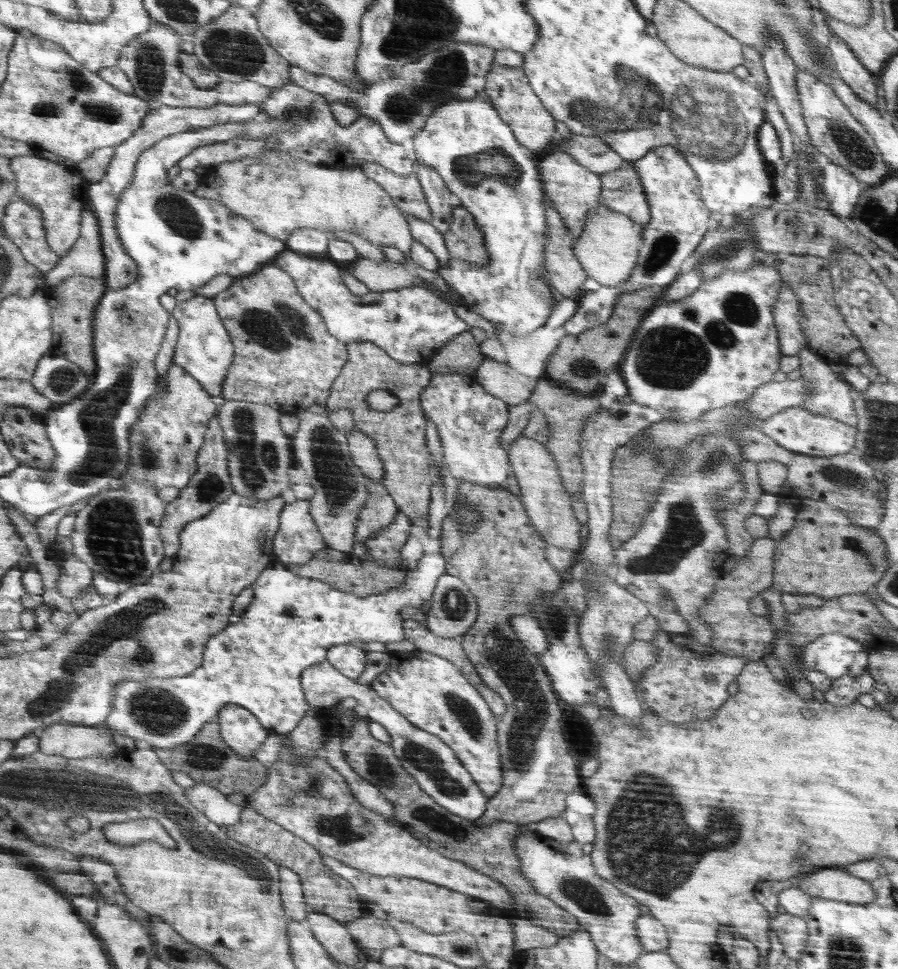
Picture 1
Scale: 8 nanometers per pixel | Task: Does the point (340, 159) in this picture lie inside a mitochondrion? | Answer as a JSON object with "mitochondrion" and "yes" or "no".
{"mitochondrion":"no"}

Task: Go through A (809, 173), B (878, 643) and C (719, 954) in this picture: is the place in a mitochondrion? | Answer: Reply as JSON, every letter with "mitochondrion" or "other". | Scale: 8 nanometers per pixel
{"A":"other","B":"other","C":"other"}

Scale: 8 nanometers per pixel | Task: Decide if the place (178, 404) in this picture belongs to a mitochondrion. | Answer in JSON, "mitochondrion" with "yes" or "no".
{"mitochondrion":"no"}

